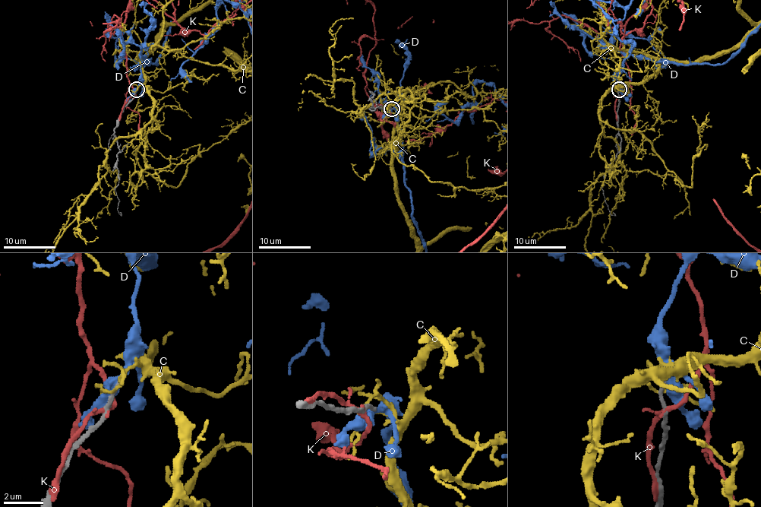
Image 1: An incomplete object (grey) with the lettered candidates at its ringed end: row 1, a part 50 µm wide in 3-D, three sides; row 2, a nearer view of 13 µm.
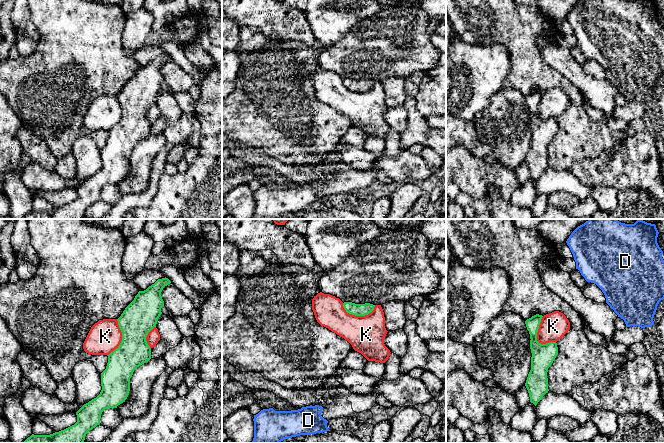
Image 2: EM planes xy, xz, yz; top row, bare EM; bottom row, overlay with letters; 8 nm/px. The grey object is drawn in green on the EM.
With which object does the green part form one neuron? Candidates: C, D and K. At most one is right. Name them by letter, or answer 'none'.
none

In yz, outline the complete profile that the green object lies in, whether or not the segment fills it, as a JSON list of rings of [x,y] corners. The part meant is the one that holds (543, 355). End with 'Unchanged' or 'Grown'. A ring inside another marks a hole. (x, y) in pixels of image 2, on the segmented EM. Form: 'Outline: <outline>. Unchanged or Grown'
Outline: [[[536,314],[525,321],[530,334],[530,349],[532,353],[531,370],[525,386],[529,393],[530,402],[535,406],[549,391],[547,372],[558,354],[556,342],[541,344],[537,341],[537,332],[542,317],[542,315]]]. Unchanged

